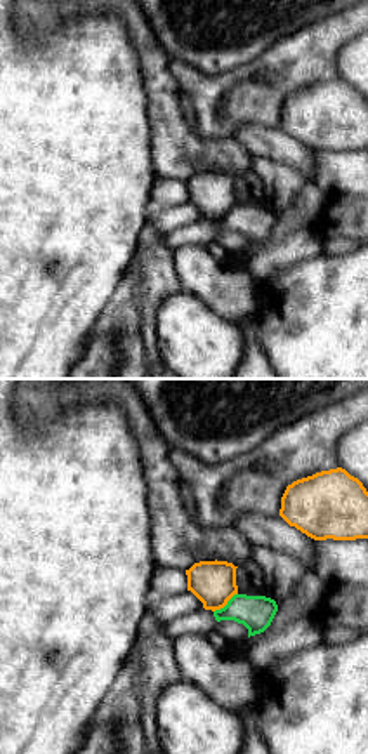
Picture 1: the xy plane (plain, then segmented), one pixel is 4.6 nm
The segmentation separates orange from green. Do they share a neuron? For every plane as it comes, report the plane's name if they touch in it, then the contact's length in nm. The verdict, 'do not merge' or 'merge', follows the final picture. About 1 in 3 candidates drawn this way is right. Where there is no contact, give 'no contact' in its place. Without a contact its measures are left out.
xy | 140 nm

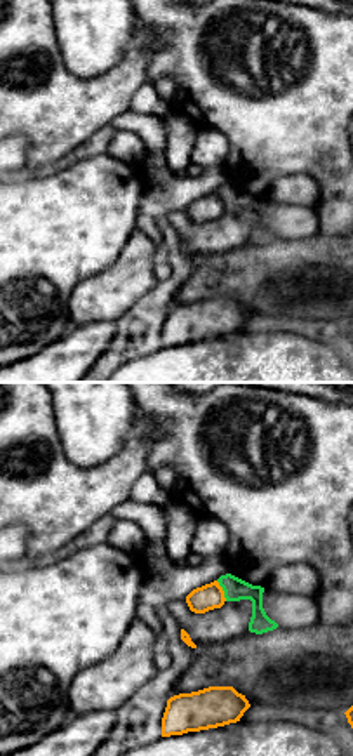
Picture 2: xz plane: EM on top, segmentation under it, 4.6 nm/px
xz | 110 nm

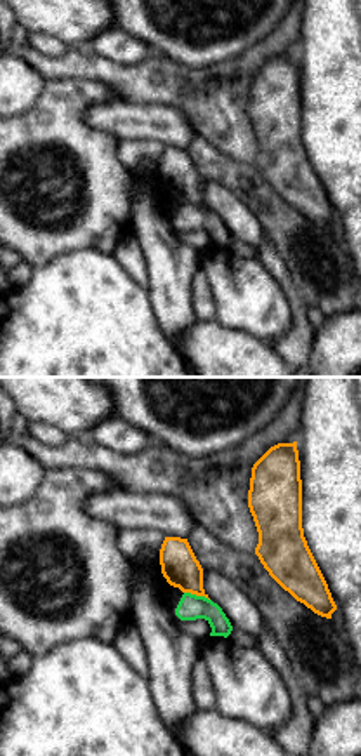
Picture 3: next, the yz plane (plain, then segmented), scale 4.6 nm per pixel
yz | 130 nm

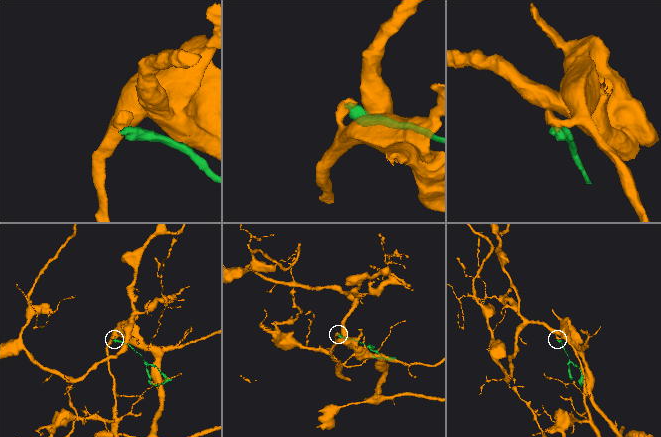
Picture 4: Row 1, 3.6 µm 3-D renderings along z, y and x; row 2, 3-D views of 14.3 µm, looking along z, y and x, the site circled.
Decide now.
do not merge

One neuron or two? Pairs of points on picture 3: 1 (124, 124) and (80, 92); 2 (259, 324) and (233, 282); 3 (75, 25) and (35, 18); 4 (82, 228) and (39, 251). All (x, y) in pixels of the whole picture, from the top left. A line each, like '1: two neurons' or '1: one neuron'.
1: two neurons
2: one neuron
3: one neuron
4: one neuron

